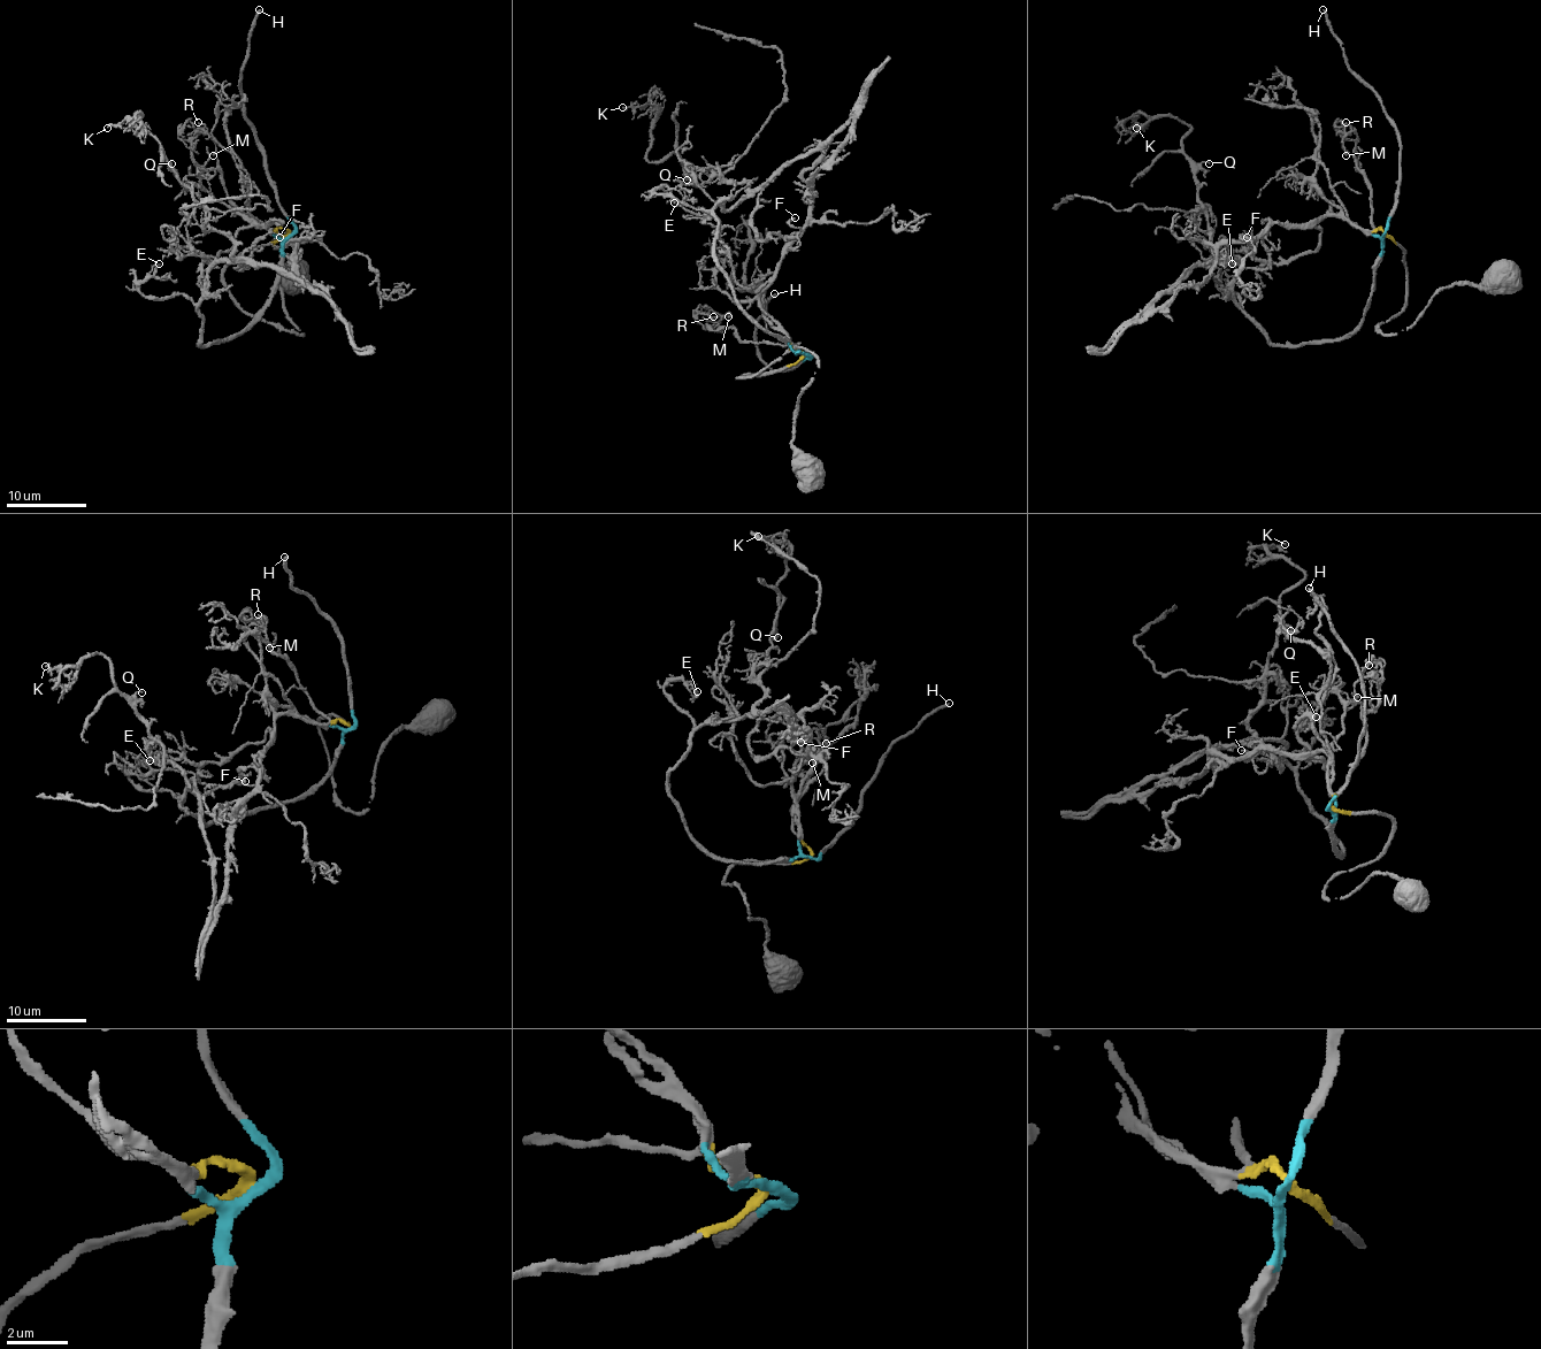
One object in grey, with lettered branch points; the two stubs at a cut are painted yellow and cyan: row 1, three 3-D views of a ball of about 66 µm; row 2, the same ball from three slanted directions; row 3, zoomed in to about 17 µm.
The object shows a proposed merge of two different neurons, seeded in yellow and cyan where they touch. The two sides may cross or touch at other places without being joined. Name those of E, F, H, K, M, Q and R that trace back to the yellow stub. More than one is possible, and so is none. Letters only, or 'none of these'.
M, R

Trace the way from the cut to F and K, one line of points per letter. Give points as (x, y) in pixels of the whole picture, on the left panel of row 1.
F: (290, 236), (276, 293), (200, 345), (212, 266), (238, 268), (280, 237)
K: (290, 236), (276, 293), (200, 345), (206, 277), (234, 244), (132, 125), (140, 114), (108, 128)

